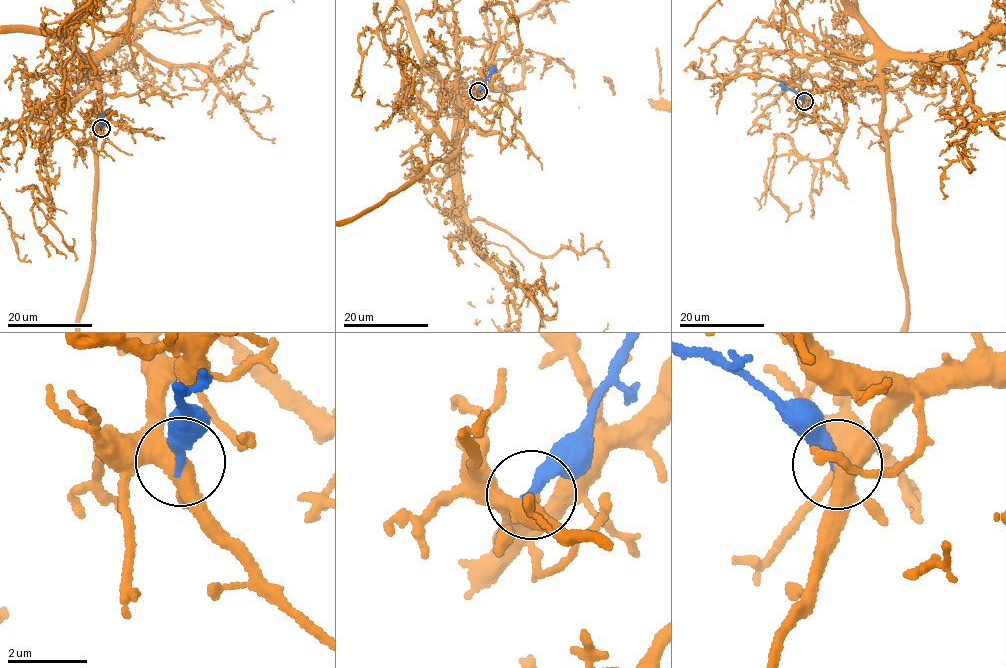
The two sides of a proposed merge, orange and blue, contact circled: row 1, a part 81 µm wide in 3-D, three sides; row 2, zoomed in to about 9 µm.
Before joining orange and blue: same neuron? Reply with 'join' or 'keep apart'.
keep apart

